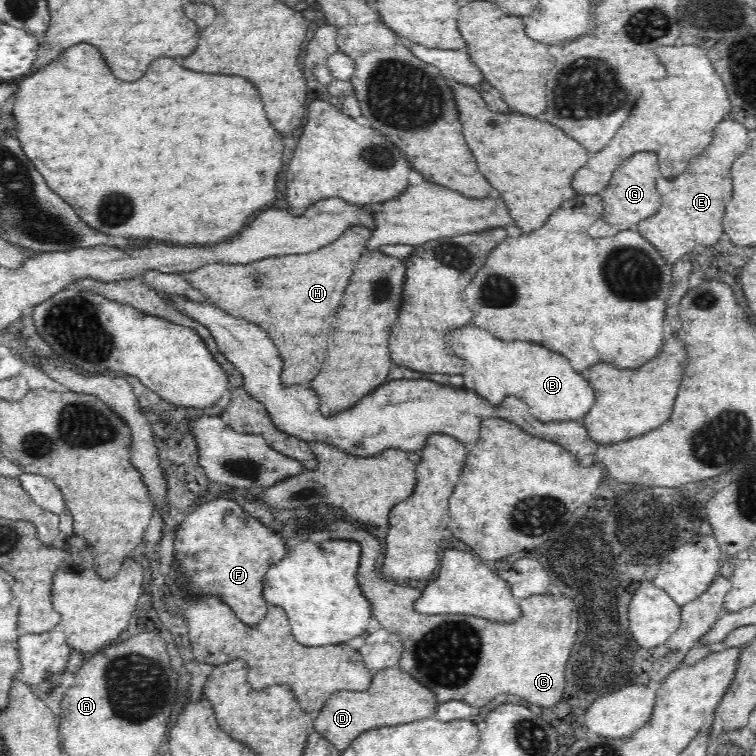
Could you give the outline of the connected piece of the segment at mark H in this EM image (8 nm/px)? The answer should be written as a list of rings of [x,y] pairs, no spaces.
[[[354,225],[348,227],[340,238],[332,241],[332,244],[328,244],[328,246],[324,246],[324,248],[320,248],[317,252],[308,252],[308,254],[297,254],[297,255],[282,255],[282,256],[271,256],[262,260],[255,260],[254,262],[248,264],[207,264],[197,268],[196,270],[183,273],[184,278],[197,288],[200,292],[204,293],[204,296],[208,297],[209,303],[217,306],[218,308],[222,308],[224,312],[226,312],[230,316],[234,316],[236,318],[242,318],[247,320],[248,322],[252,322],[260,326],[260,328],[264,328],[266,332],[268,332],[268,336],[272,338],[272,342],[276,344],[276,348],[282,357],[282,361],[284,361],[284,366],[282,366],[282,371],[280,374],[280,380],[284,386],[292,386],[295,384],[303,385],[310,387],[312,378],[320,372],[320,368],[322,368],[322,362],[324,362],[324,356],[326,356],[326,334],[330,332],[330,318],[334,318],[334,314],[336,314],[336,310],[338,310],[338,306],[340,306],[340,302],[342,302],[342,294],[344,294],[344,290],[348,286],[350,282],[353,270],[358,265],[361,260],[361,257],[366,252],[366,246],[368,240],[372,236],[372,229],[370,227]]]

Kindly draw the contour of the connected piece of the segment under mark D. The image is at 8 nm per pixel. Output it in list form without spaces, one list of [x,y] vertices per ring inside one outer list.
[[[400,666],[383,668],[373,673],[368,690],[362,692],[338,691],[326,701],[313,719],[313,730],[328,739],[340,752],[364,731],[383,726],[408,724],[415,720],[434,717],[438,708],[436,693],[428,690]]]

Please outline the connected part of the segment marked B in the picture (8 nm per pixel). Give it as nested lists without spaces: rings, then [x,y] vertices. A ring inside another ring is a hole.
[[[468,324],[454,332],[448,332],[448,342],[450,342],[452,350],[460,358],[466,360],[466,370],[462,374],[463,386],[474,391],[492,405],[500,404],[508,397],[516,397],[522,399],[529,406],[529,411],[534,418],[542,422],[554,422],[574,421],[576,418],[583,418],[595,403],[594,387],[589,383],[589,380],[584,380],[578,372],[574,372],[570,362],[564,356],[550,352],[544,346],[538,346],[532,342],[520,342],[520,340],[504,342],[504,340],[492,336],[490,332],[476,328],[474,324]]]

